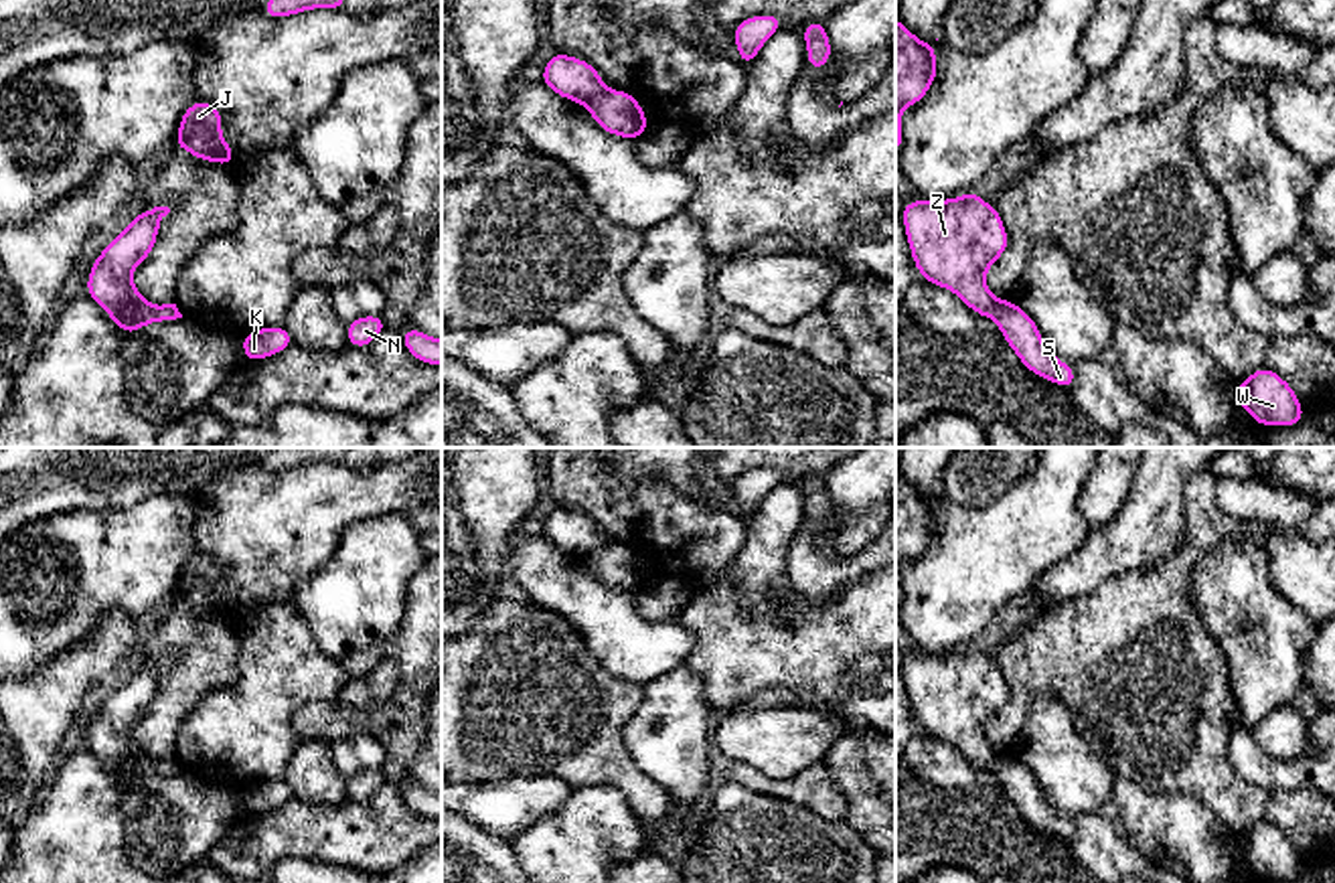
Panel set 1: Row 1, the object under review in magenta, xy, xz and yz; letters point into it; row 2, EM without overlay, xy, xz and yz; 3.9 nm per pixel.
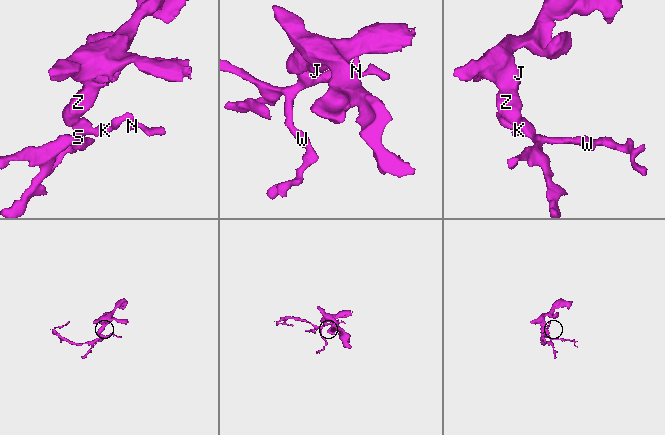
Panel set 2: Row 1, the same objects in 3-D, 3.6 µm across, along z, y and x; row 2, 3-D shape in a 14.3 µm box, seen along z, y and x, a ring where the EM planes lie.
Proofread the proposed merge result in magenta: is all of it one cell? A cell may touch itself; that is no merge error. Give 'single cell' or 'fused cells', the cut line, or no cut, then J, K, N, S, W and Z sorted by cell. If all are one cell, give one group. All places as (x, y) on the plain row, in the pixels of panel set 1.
fused cells; cut xy (148, 758), (120, 782); groups J Z / K N S W

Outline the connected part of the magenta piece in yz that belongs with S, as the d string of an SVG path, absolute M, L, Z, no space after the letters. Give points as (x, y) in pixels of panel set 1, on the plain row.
M1005 751L999 755L995 776L1025 822L1072 845L1076 836L1074 820L1047 804L1035 774L1023 761Z

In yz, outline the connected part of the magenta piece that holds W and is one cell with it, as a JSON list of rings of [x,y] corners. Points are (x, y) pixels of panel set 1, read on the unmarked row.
[[[1260,820],[1238,836],[1238,861],[1264,881],[1292,881],[1307,871],[1294,842],[1268,820]]]

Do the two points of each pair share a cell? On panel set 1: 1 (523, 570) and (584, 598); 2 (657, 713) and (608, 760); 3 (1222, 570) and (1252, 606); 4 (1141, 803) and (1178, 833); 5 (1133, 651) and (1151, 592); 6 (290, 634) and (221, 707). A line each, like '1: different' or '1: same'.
1: same
2: different
3: same
4: same
5: same
6: same

